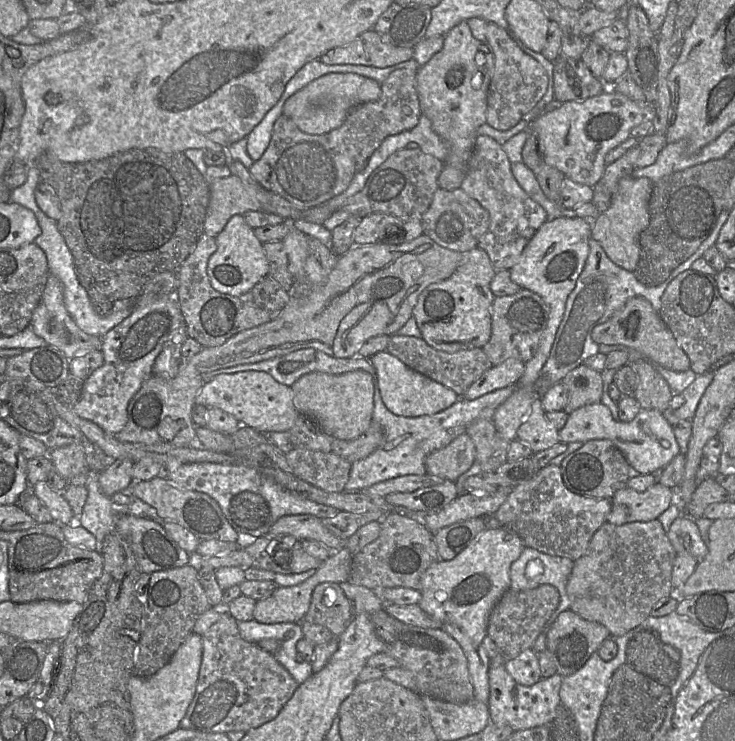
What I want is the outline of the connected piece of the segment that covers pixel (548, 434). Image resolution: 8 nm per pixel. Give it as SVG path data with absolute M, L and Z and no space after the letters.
M536 399L517 430L517 439L526 443L533 453L546 450L560 442L559 430L546 418L545 413L541 401Z

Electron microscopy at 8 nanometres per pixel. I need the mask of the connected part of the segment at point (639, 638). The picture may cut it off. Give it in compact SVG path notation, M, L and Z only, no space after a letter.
M652 629L636 632L626 647L627 663L668 687L678 676L679 658L679 651L663 644Z

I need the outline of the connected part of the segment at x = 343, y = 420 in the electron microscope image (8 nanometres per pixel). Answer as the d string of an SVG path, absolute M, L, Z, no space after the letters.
M357 370L341 375L312 372L302 376L291 388L298 413L311 418L328 435L351 441L370 426L374 408L374 382L367 372Z

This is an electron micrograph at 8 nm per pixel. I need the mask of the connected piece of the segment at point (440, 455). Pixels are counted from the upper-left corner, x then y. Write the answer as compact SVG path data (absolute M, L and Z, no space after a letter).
M464 433L444 448L430 453L425 459L426 472L446 481L455 482L476 460L476 448Z

